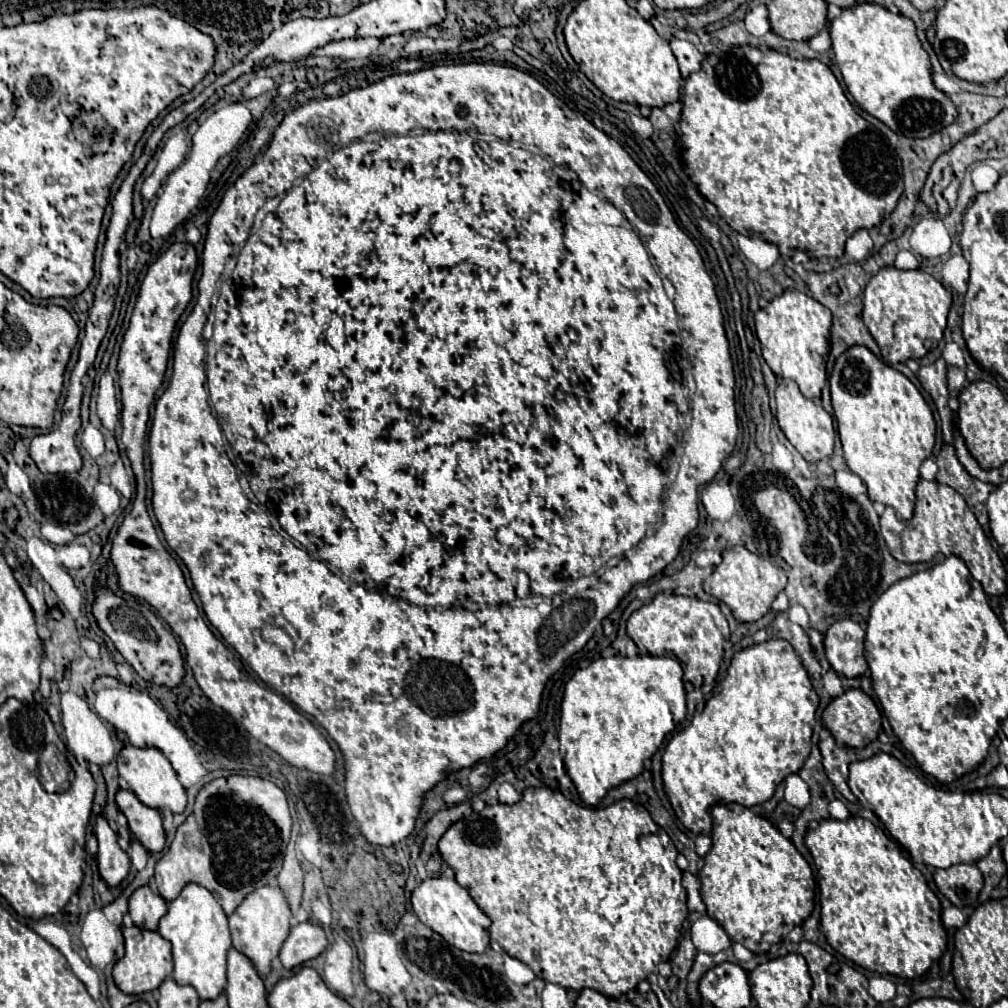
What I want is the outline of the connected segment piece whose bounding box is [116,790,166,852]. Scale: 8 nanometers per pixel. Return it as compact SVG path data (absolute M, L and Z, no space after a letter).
M118 790L116 804L128 818L132 834L146 846L150 852L160 852L166 844L166 834L162 826L162 812L150 806L144 806L132 790Z

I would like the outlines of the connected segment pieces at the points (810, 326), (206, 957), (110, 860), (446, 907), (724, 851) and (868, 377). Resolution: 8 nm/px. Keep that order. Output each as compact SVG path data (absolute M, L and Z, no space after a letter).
M784 290L782 296L774 298L766 308L754 314L756 320L756 336L762 344L762 356L772 372L780 378L790 378L800 386L800 392L810 398L818 400L820 392L826 384L826 358L828 358L828 330L832 328L832 312L826 306L820 306L812 296L798 292L798 290Z
M196 882L184 886L180 896L168 904L168 912L162 916L158 932L172 942L174 980L178 984L194 986L202 1000L216 998L226 986L226 952L232 946L232 940L228 918L214 894Z
M102 814L96 816L94 832L98 836L98 870L100 870L100 876L108 882L108 886L118 886L130 870L128 854L120 848L116 832L108 826L108 822Z
M434 876L426 878L412 890L412 906L422 924L438 932L448 944L466 952L484 952L490 946L490 918L478 908L474 898L454 878Z
M716 804L712 820L712 848L700 870L700 896L708 916L726 930L732 942L764 954L810 916L816 886L812 868L790 838L742 804Z
M852 346L836 360L830 390L848 468L862 478L872 502L892 506L898 520L912 518L920 466L936 440L930 406L902 372L878 360L866 346Z

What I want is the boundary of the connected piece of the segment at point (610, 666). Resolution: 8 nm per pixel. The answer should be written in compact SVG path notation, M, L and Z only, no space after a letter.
M612 656L594 660L590 666L578 670L564 690L558 740L566 772L584 804L596 806L610 788L638 776L644 770L646 760L656 754L664 738L684 720L686 713L682 666L674 658Z

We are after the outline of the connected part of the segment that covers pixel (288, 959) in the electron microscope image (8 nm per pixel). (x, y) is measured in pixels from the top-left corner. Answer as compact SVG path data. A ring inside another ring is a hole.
M312 920L298 922L290 928L290 934L280 948L280 960L284 968L294 968L310 958L316 958L326 944L328 940L320 924Z

